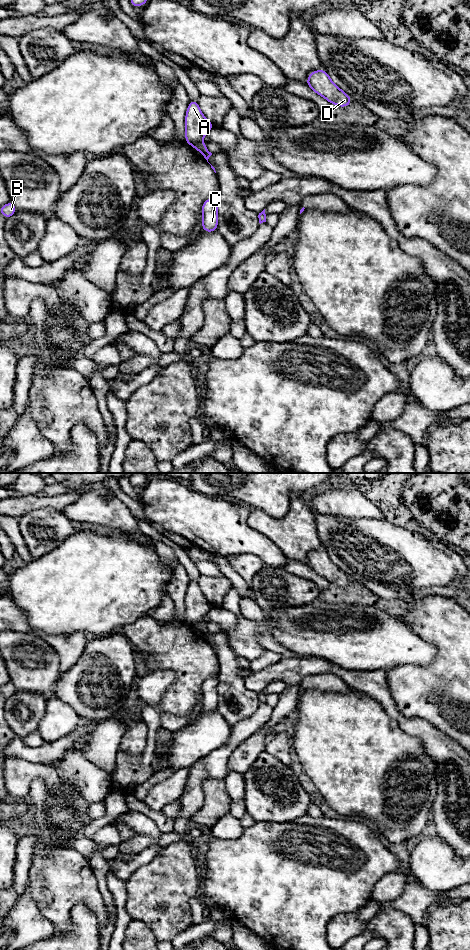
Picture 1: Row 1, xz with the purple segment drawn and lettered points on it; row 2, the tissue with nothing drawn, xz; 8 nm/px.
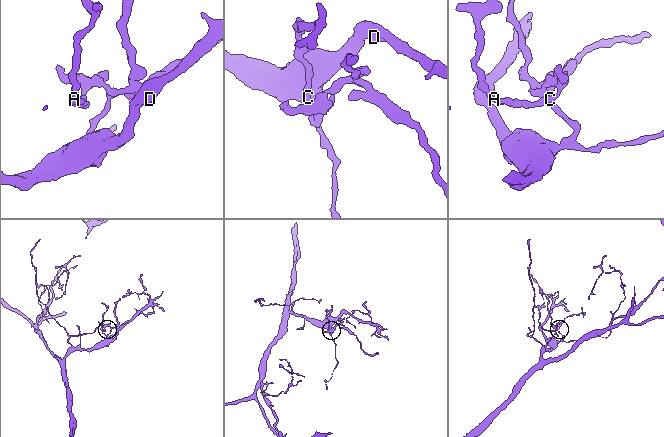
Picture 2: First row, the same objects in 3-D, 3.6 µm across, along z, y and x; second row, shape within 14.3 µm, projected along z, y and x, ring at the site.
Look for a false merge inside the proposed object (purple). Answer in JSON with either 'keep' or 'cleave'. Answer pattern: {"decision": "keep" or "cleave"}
{"decision": "cleave"}

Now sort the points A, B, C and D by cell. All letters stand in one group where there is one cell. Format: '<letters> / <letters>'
A C / B D

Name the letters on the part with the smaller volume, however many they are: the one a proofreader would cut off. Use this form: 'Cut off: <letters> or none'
Cut off: A, C

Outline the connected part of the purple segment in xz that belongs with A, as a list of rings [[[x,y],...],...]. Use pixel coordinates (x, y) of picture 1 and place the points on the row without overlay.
[[[190,580],[185,596],[185,620],[186,623],[197,629],[207,642],[212,633],[208,631],[202,620],[214,606],[202,594],[198,581]]]

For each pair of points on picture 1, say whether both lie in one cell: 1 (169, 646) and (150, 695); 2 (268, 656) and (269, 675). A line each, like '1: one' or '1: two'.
1: two
2: two

